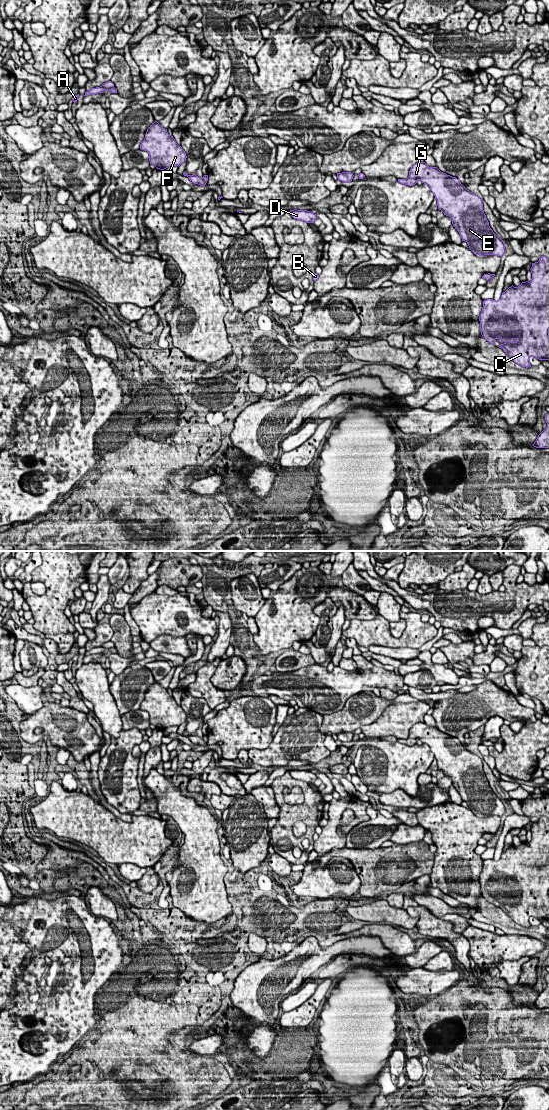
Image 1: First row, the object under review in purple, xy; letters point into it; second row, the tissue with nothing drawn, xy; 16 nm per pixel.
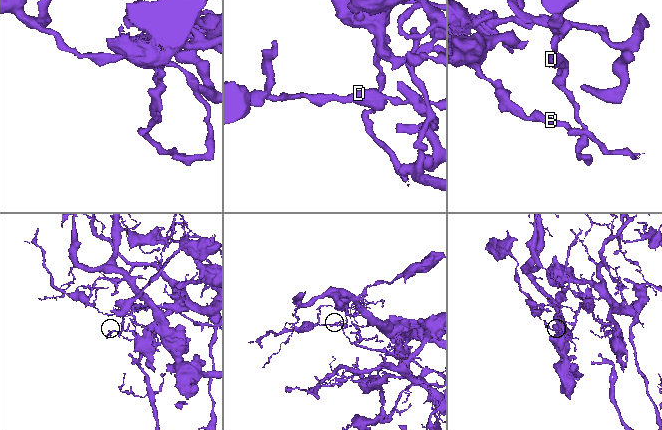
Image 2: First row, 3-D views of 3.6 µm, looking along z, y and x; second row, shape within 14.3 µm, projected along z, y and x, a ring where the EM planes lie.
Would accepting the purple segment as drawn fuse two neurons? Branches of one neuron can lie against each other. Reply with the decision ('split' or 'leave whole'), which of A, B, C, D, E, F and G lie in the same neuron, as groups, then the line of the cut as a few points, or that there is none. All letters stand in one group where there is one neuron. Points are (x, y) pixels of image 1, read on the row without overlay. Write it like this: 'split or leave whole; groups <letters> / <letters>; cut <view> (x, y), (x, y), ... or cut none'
split; groups A C D E F G / B; cut xy (202, 738), (205, 743)

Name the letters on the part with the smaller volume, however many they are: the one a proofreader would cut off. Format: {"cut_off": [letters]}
{"cut_off": ["B"]}

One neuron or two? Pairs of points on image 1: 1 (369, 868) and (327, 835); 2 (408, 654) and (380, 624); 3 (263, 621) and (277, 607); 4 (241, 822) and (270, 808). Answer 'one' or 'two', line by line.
1: two
2: two
3: one
4: two

